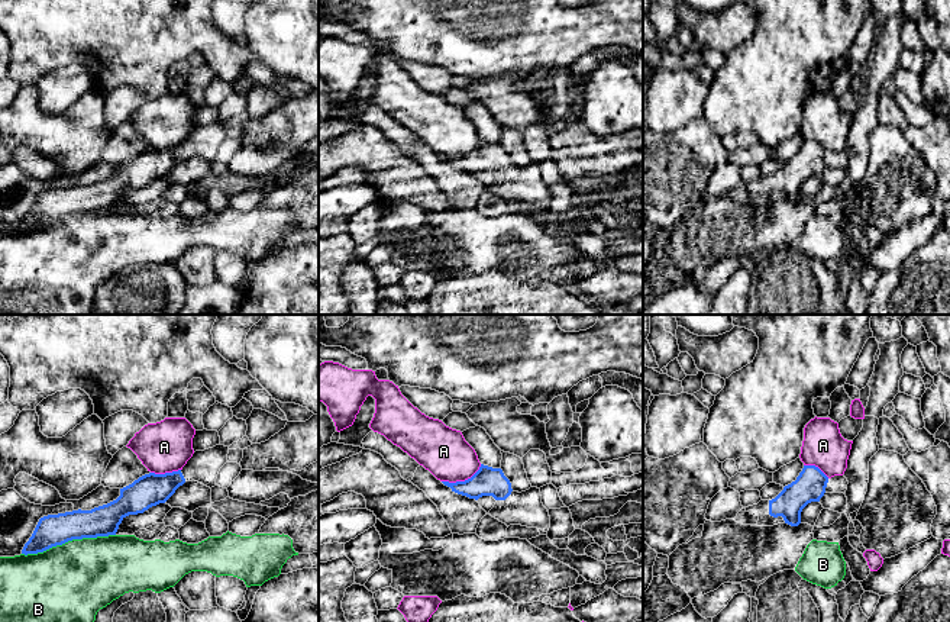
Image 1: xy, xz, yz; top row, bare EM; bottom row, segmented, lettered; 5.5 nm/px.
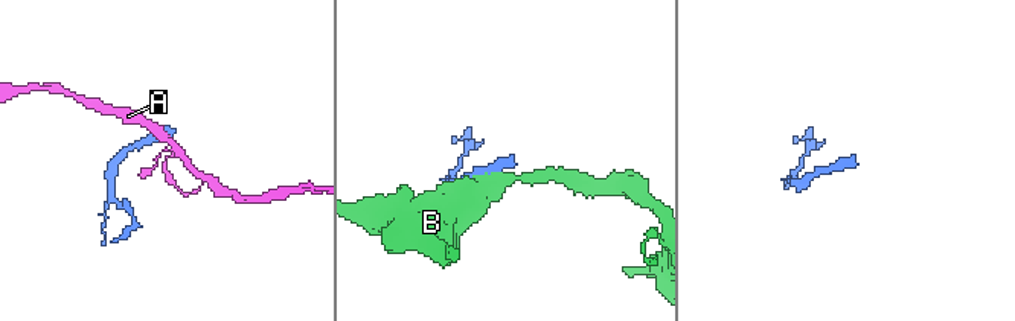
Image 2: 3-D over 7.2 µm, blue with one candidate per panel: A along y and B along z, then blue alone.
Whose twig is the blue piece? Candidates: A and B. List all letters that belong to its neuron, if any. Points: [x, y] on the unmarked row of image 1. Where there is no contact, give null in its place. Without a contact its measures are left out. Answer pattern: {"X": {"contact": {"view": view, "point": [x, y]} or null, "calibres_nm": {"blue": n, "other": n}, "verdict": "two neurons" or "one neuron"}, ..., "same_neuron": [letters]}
{"A": {"contact": {"view": "xz", "point": [462, 157]}, "calibres_nm": {"blue": 160, "other": 280}, "verdict": "two neurons"}, "B": {"contact": {"view": "xy", "point": [68, 215]}, "calibres_nm": {"blue": 180, "other": 460}, "verdict": "two neurons"}, "same_neuron": []}

